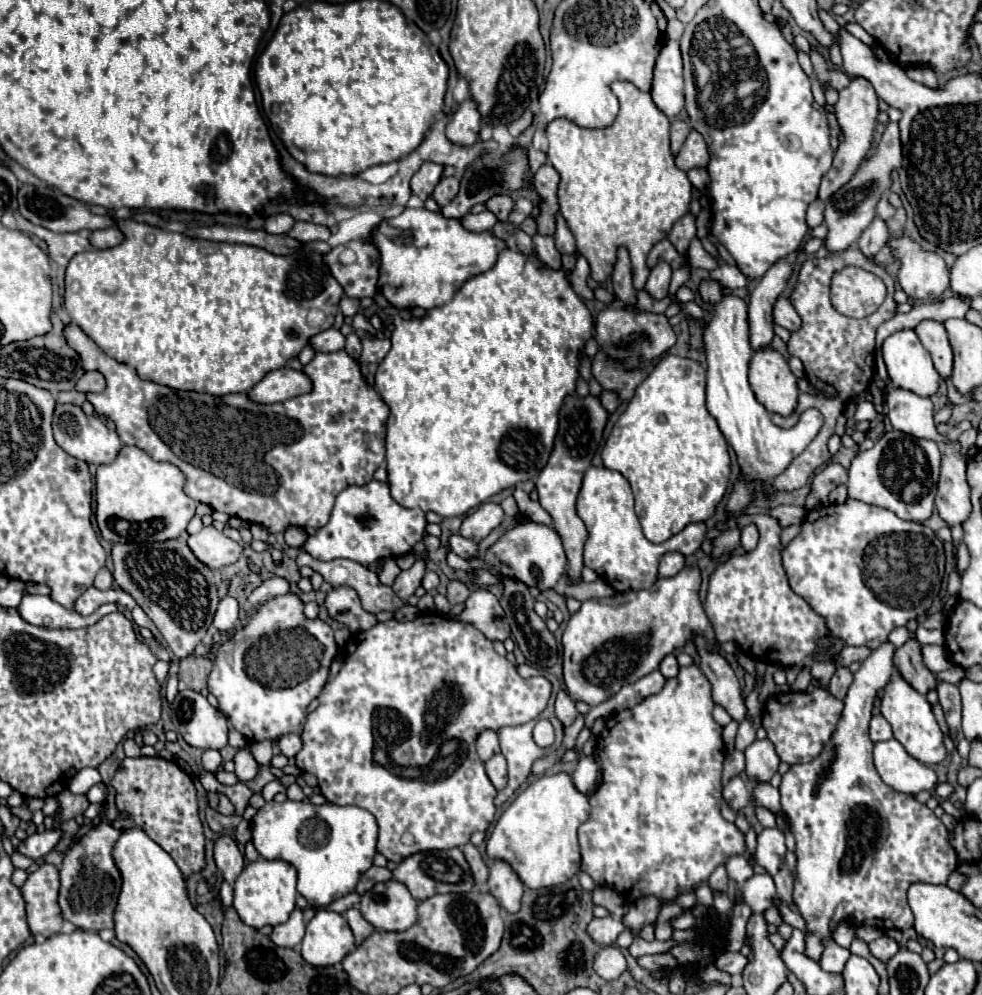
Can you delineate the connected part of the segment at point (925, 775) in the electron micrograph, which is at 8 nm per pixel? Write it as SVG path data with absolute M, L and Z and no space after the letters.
M897 739L875 743L873 759L881 779L899 793L915 795L919 791L935 789L935 771L913 759Z

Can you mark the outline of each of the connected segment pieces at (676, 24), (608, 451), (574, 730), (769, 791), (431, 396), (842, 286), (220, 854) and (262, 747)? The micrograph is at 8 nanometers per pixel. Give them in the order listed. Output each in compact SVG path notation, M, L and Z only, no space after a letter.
M675 17L669 19L669 21L667 21L667 39L679 41L681 35L683 35L683 29L685 29L685 25L683 25L681 21L677 21Z
M665 355L635 389L631 403L621 413L603 447L601 459L607 469L619 471L629 481L635 495L635 513L641 521L643 535L651 543L667 541L687 523L707 521L723 499L729 483L729 447L715 417L709 415L705 407L703 367L691 359Z
M577 715L577 719L575 719L575 723L571 725L571 727L567 727L565 729L565 737L563 737L563 749L569 749L569 747L573 747L575 745L575 739L577 739L577 733L583 729L583 725L585 725L585 717L587 715Z
M757 783L753 787L753 799L755 799L755 805L767 807L771 813L779 813L781 811L779 791L775 787L771 787L769 783Z
M505 247L493 269L471 277L465 285L457 291L457 295L443 307L431 309L423 319L395 319L395 331L391 333L391 349L385 359L379 363L375 373L375 389L383 397L389 407L389 417L386 423L385 459L387 473L389 473L389 487L391 497L403 507L419 507L425 513L435 511L441 517L455 517L465 515L469 509L481 505L495 493L503 489L515 487L517 483L533 479L547 463L553 441L559 427L559 411L567 395L575 393L577 377L579 377L579 351L583 349L585 341L591 339L593 319L585 303L573 293L567 281L567 269L575 266L574 255L562 255L561 269L549 269L539 257L533 253L525 255L519 249Z
M845 267L833 275L831 303L847 317L867 317L885 299L885 283L865 269Z
M223 835L221 839L217 839L217 843L215 843L215 863L219 867L223 881L233 885L237 875L243 869L243 855L237 849L237 843L231 837Z
M277 739L251 743L251 752L259 764L265 765L271 762L273 758L273 745L275 743L277 743Z

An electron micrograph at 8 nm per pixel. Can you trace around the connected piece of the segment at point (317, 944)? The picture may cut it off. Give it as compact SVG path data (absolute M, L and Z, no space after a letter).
M319 909L307 925L301 955L309 961L309 965L325 967L341 963L353 947L355 939L347 921L339 913Z

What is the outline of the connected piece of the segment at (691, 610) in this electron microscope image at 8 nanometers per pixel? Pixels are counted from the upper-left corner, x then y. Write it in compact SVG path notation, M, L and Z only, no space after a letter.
M685 567L675 577L659 579L651 589L637 591L637 593L625 591L625 593L617 593L613 597L591 599L591 601L581 603L581 609L575 615L571 615L571 619L563 631L563 639L561 639L561 643L563 643L563 679L565 679L565 687L569 691L569 697L573 701L583 701L589 707L595 707L595 705L607 701L623 685L633 683L633 681L649 675L651 671L655 671L659 667L661 659L665 655L673 653L675 649L683 647L695 631L707 635L713 649L717 649L715 633L713 633L711 623L699 603L699 597L697 597L699 583L701 583L701 575L699 575L697 567Z

